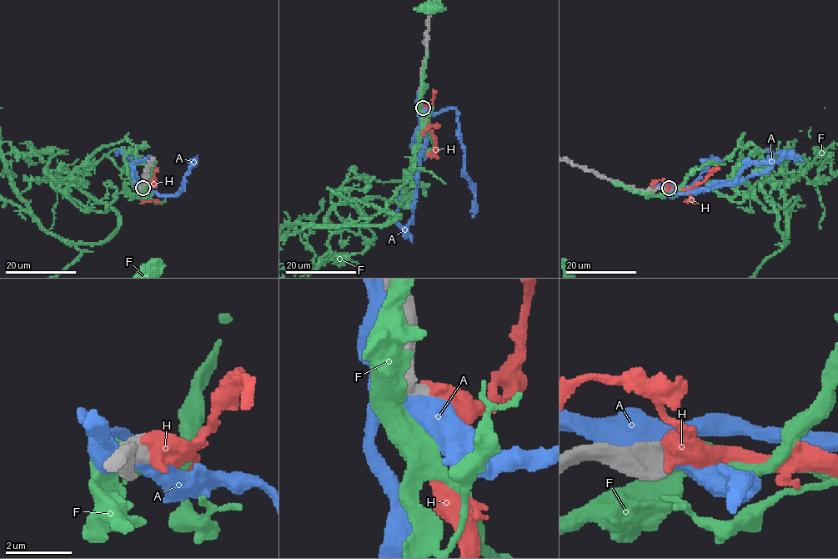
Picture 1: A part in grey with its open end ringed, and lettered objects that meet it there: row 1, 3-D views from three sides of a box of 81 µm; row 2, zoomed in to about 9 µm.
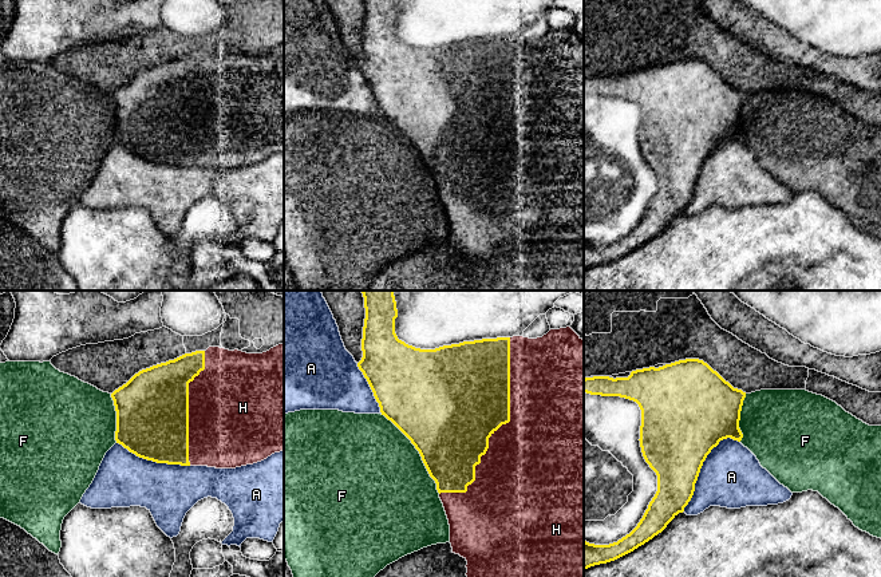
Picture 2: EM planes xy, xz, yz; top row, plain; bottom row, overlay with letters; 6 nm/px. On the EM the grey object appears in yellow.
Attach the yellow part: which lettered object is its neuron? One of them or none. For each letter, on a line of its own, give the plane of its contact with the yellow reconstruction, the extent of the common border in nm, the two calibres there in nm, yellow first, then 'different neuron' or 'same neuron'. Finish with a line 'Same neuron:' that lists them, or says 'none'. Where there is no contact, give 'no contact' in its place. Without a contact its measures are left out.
A: yz | 550 nm | 460/380 nm | different neuron
F: xz | 600 nm | 500/480 nm | different neuron
H: xz | 1050 nm | 500/480 nm | same neuron
Same neuron: H

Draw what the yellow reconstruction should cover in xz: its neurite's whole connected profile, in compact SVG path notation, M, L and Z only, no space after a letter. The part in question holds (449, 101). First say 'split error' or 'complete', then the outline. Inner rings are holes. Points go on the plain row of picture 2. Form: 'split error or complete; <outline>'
split error; M364 0L363 58L357 63L380 112L415 146L436 183L449 225L453 253L467 261L467 291L584 291L584 40L570 28L550 29L537 39L524 36L482 39L420 50L399 40L395 0Z

